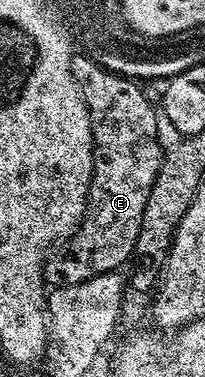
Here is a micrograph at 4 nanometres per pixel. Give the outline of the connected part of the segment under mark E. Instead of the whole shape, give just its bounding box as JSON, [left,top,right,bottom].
[45,54,163,286]

